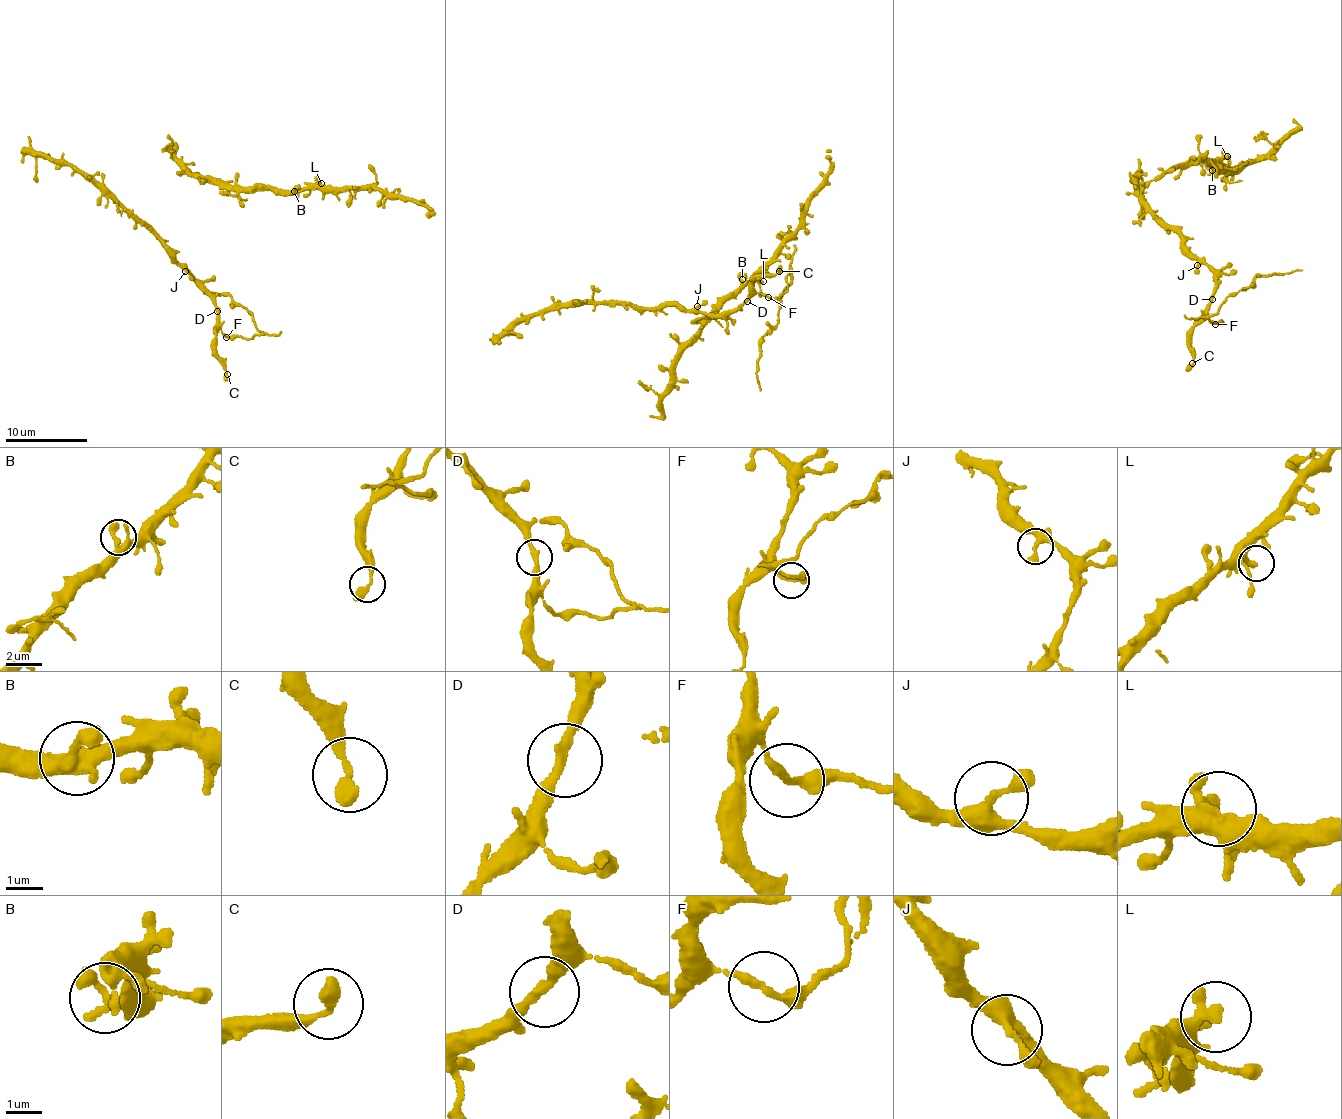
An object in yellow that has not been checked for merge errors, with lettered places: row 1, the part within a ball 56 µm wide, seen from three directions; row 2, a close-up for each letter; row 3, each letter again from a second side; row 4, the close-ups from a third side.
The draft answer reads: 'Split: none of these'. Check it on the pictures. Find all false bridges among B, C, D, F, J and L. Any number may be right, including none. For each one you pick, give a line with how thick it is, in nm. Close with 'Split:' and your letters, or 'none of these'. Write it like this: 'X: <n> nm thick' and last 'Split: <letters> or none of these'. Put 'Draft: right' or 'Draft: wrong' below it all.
F: 200 nm thick
Split: F
Draft: wrong

